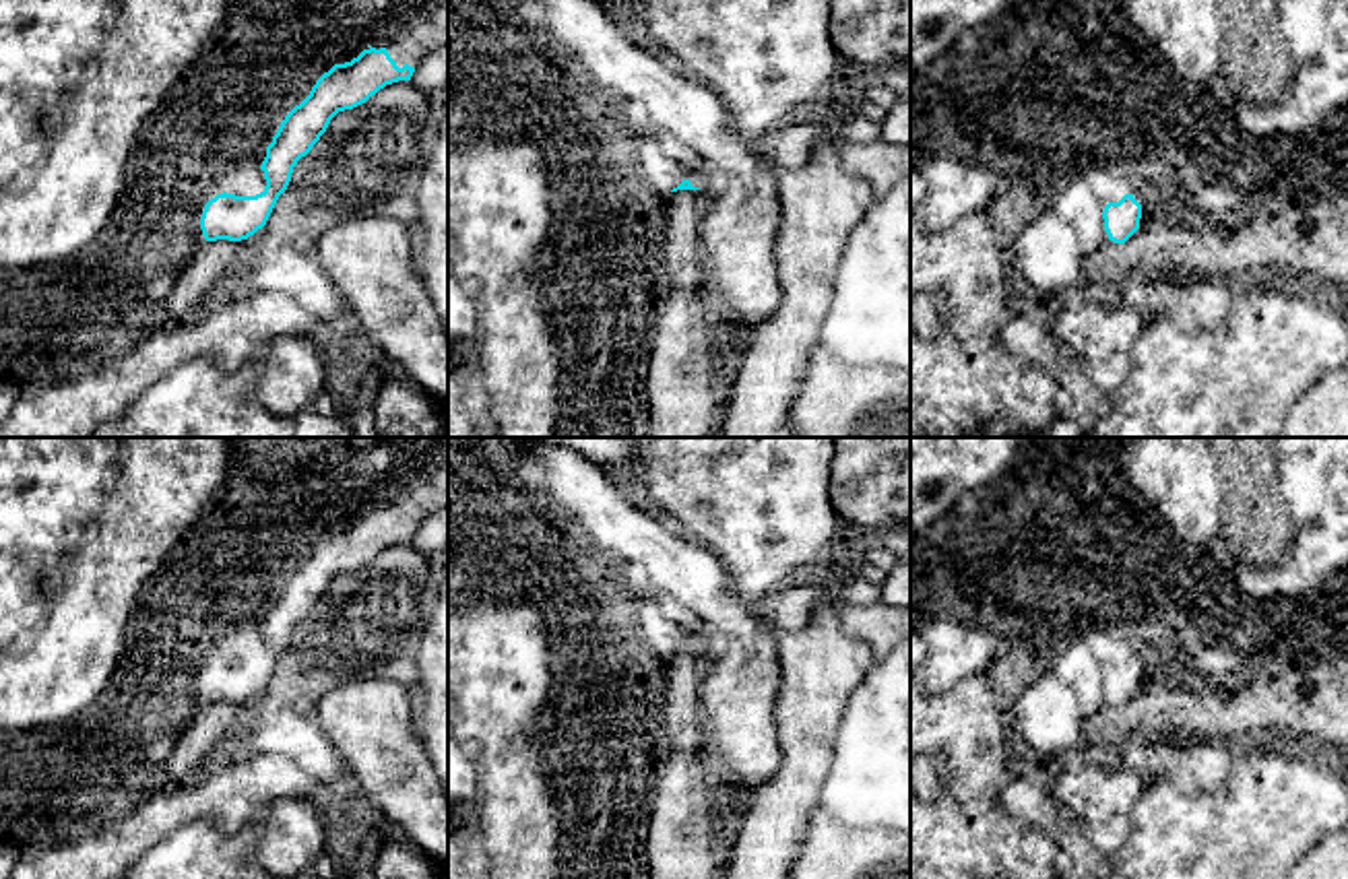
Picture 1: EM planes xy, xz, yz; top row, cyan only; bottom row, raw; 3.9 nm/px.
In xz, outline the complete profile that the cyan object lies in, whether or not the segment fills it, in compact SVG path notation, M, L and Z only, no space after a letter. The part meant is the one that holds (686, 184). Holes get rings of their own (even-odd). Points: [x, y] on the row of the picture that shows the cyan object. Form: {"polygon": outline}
{"polygon": "M644 130L640 140L638 165L650 190L663 198L677 190L700 190L706 186L702 175L685 171L679 163L671 161L650 130Z"}

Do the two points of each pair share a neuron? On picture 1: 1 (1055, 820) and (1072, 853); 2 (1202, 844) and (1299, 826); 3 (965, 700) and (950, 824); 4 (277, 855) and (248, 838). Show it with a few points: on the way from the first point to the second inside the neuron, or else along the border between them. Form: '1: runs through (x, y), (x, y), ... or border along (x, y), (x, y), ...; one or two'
1: runs through (1064, 828), (1072, 844); one
2: runs through (1227, 844), (1241, 844), (1262, 826), (1274, 826); one
3: runs through (973, 731), (973, 766), (965, 776), (965, 793); one
4: border along (273, 805), (254, 857); two

